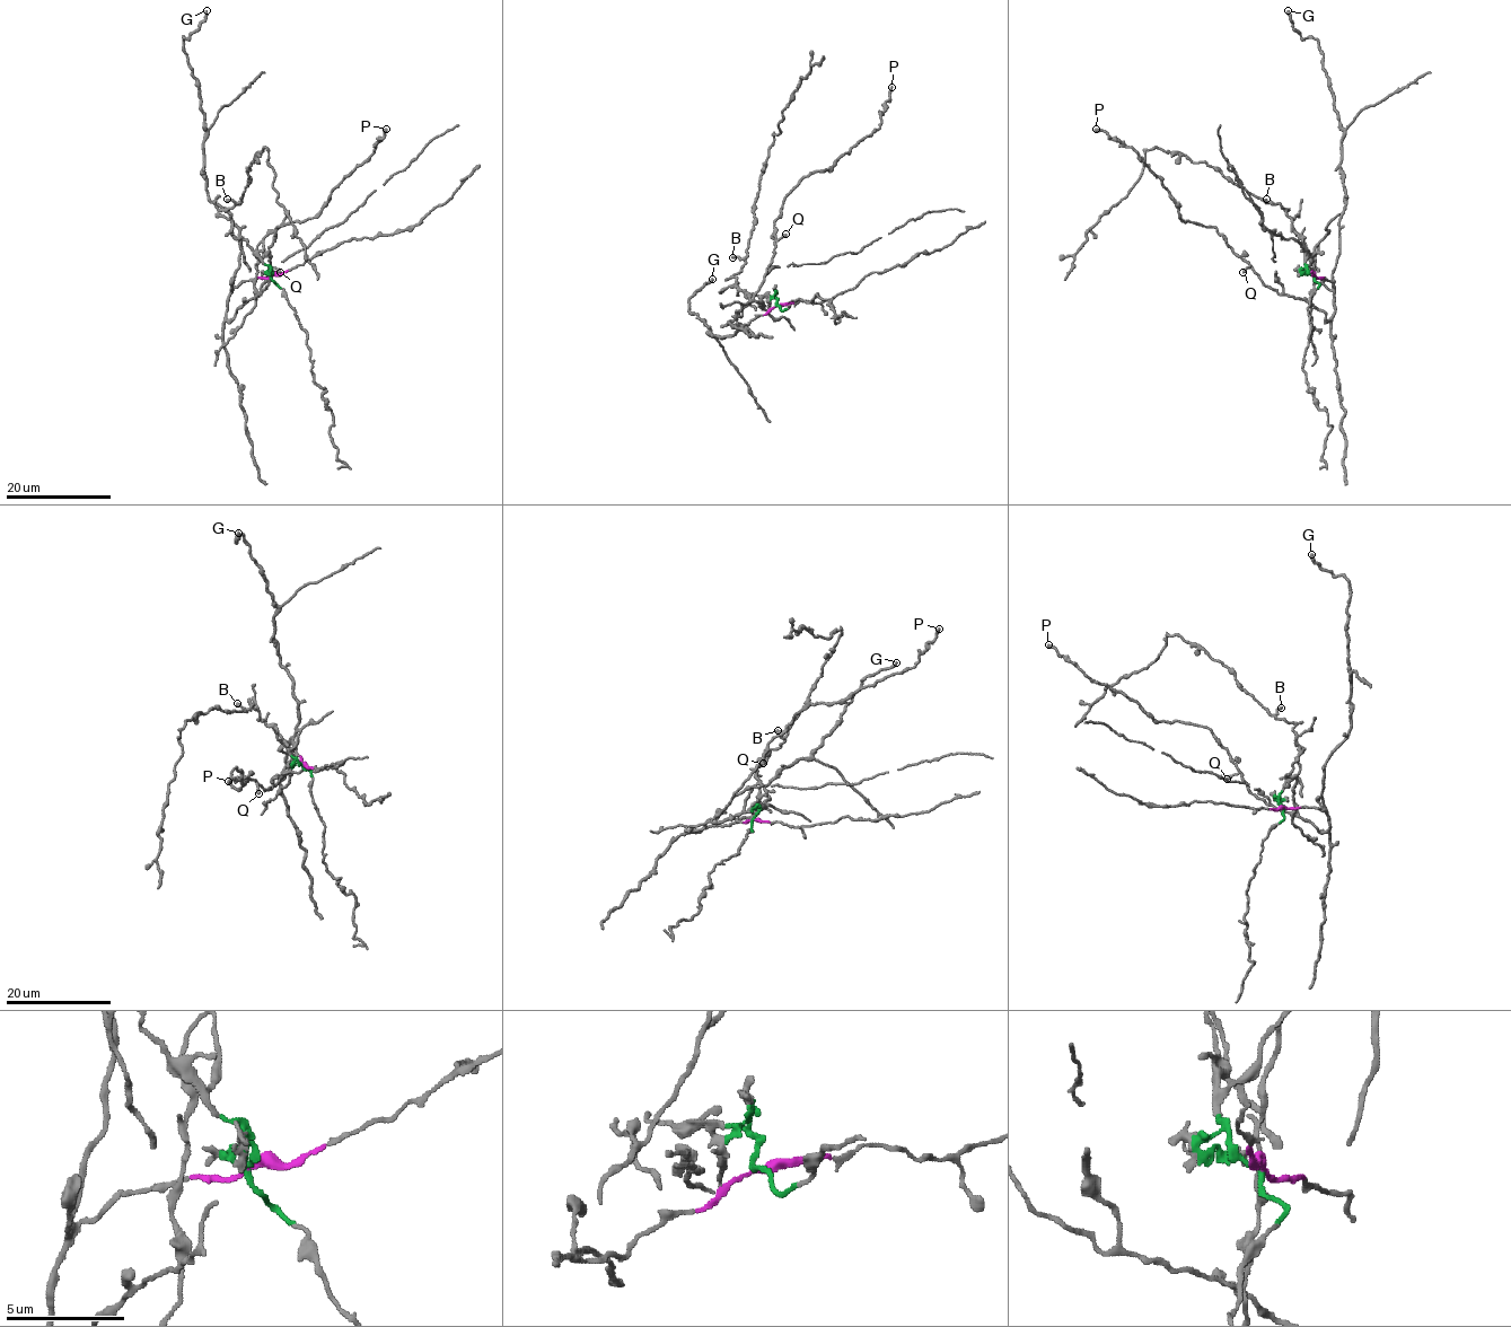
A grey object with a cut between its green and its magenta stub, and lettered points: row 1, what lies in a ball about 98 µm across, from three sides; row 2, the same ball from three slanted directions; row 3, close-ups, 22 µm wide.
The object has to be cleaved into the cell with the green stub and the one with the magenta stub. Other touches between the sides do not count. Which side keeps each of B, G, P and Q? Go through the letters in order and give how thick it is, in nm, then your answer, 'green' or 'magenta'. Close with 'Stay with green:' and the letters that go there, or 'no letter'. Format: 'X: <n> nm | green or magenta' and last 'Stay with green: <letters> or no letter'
B: 240 nm | green
G: 300 nm | magenta
P: 260 nm | magenta
Q: 260 nm | magenta
Stay with green: B

